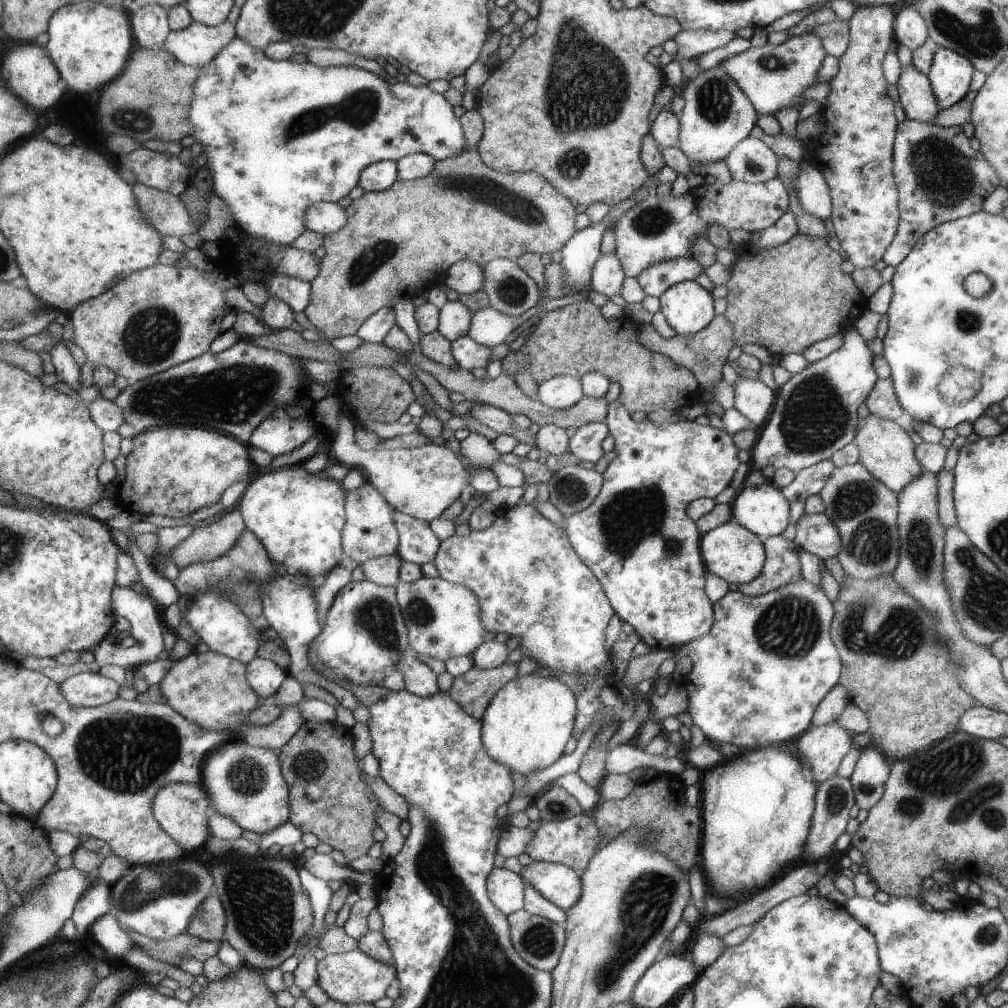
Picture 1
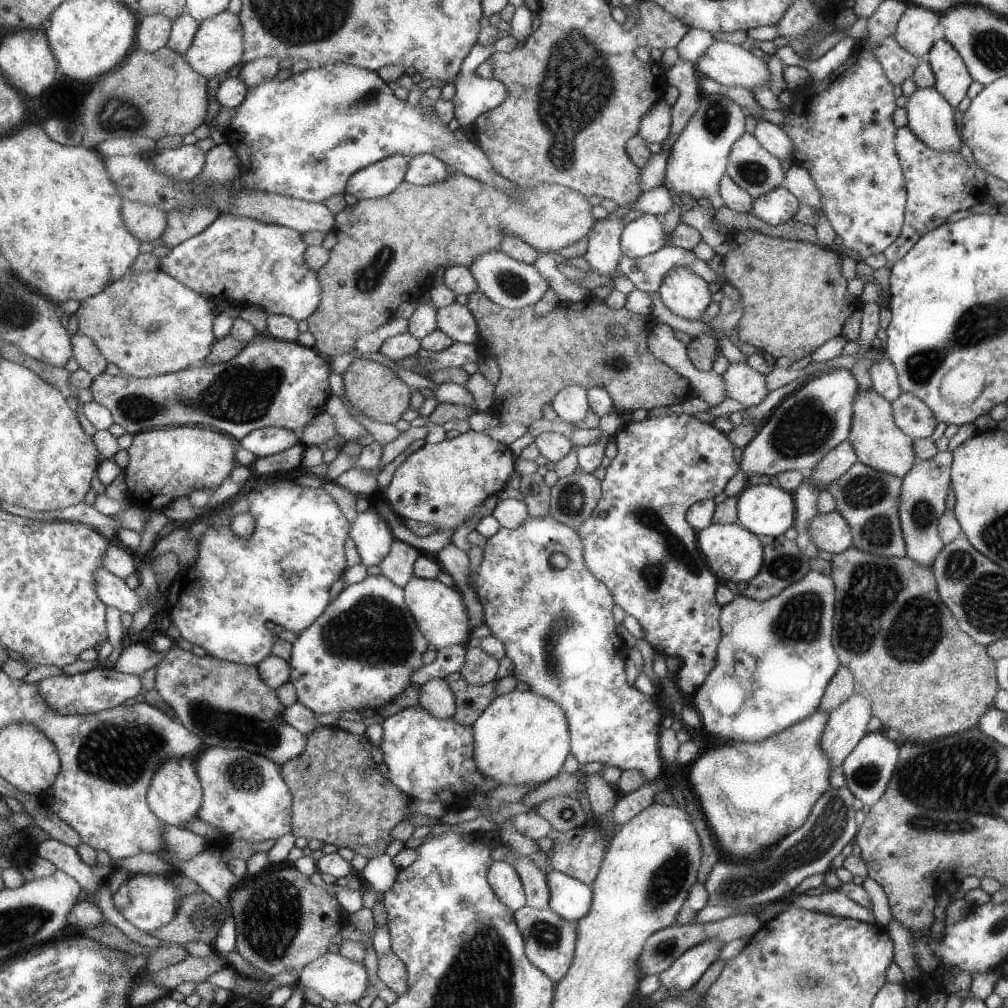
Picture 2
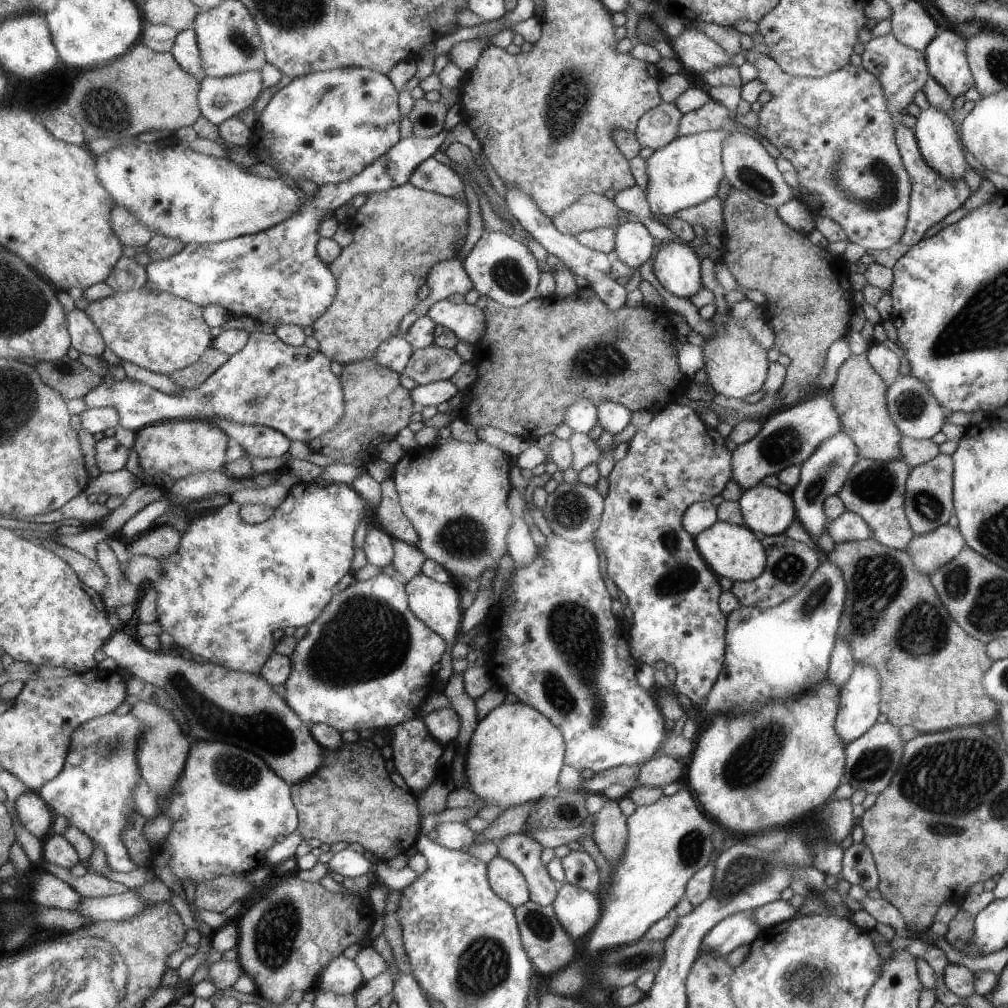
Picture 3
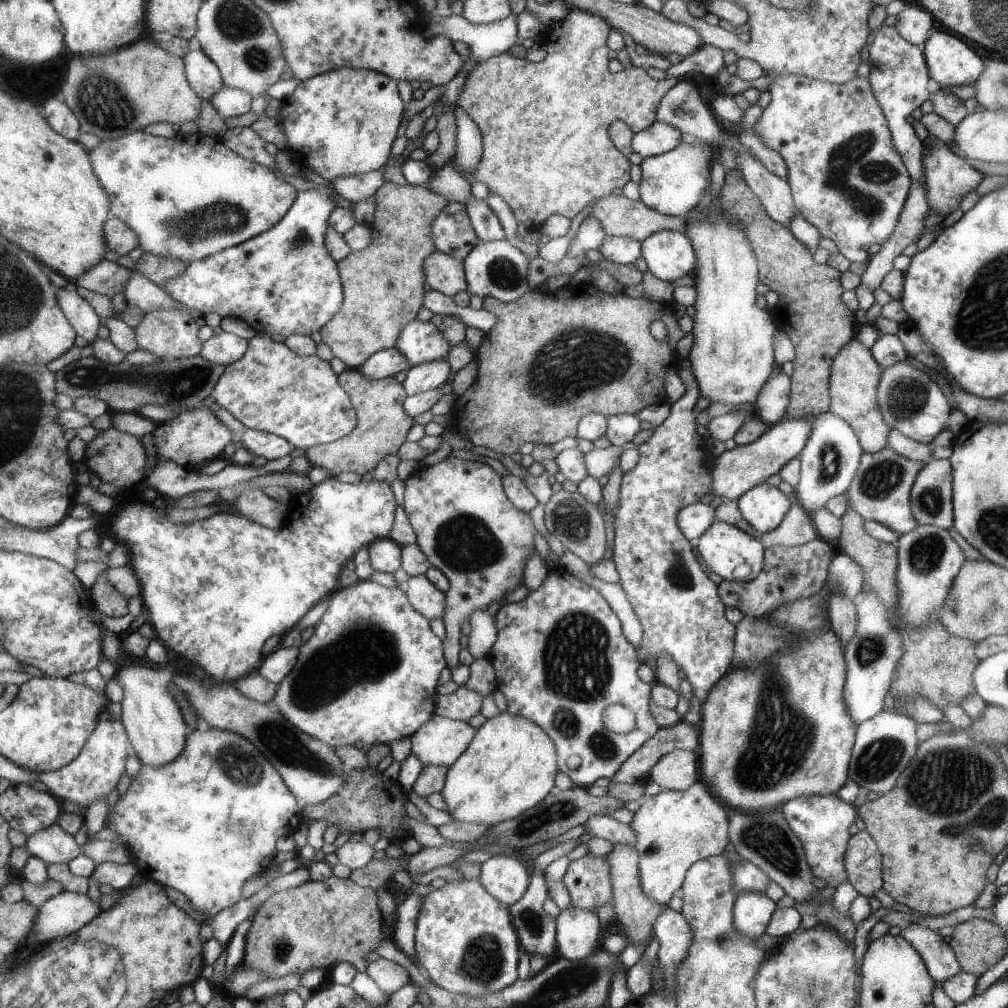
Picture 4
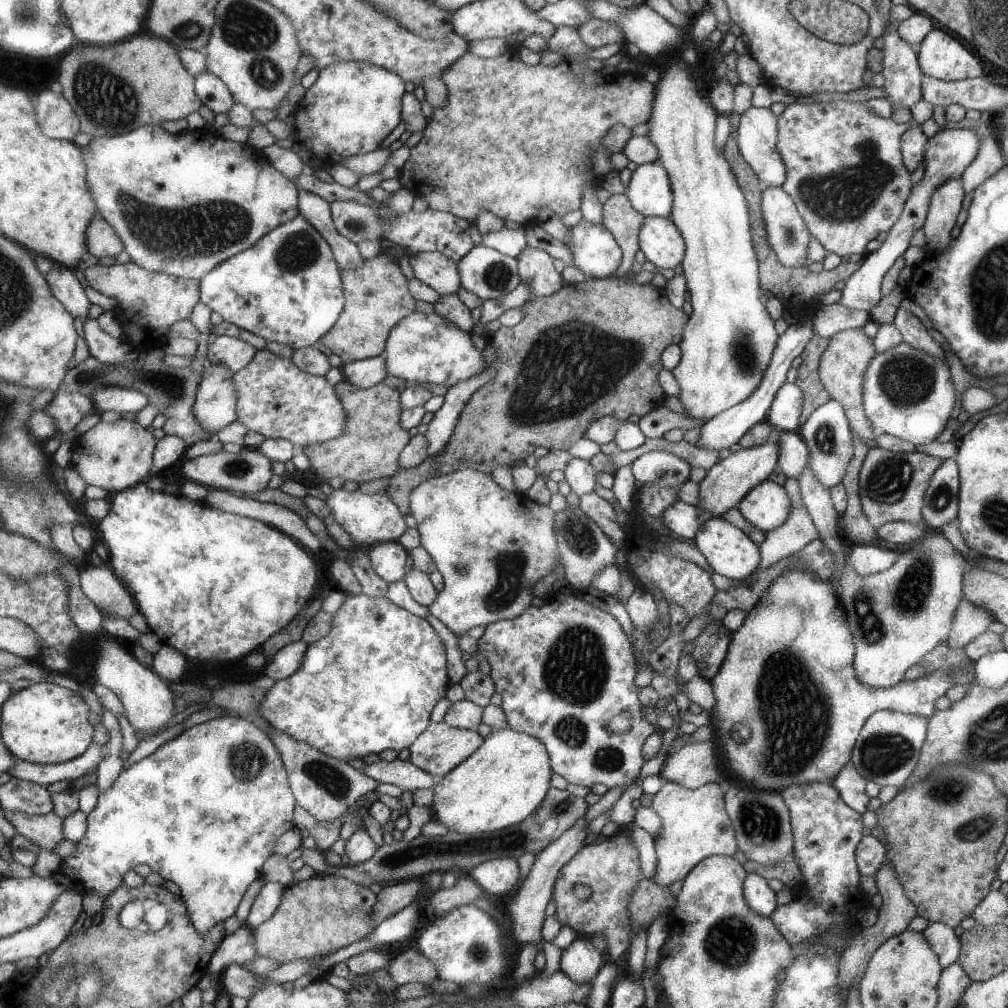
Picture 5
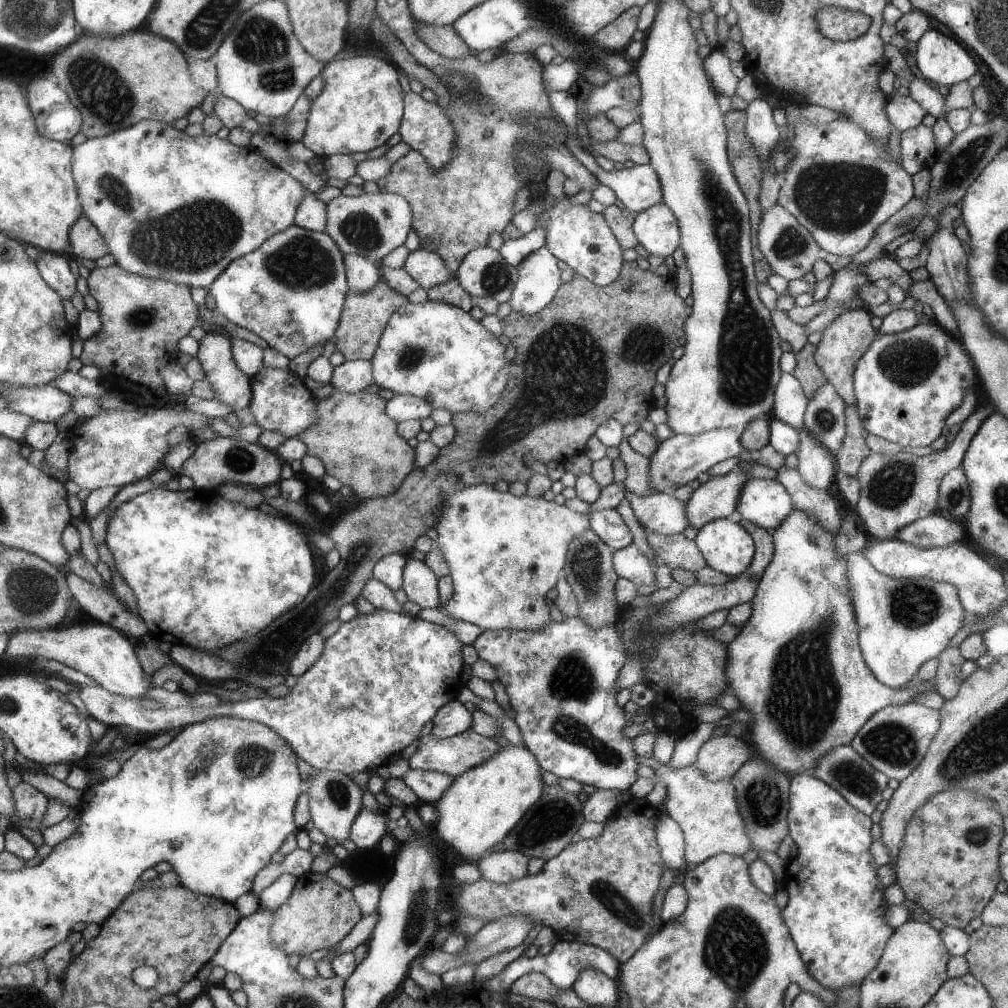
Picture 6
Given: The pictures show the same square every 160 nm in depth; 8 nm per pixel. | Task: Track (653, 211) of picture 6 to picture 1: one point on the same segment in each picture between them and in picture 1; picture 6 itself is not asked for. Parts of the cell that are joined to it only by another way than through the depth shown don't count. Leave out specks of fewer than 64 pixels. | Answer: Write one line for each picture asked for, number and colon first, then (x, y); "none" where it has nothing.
1: (687, 307)
2: (684, 293)
3: (676, 268)
4: (668, 254)
5: (660, 240)

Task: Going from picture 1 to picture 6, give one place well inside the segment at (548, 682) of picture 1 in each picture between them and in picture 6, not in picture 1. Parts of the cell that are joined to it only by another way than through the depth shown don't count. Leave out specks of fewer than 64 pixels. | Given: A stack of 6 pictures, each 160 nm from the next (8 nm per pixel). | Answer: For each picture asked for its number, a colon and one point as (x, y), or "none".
2: (523, 737)
3: (516, 754)
4: (511, 766)
5: (505, 781)
6: (482, 806)

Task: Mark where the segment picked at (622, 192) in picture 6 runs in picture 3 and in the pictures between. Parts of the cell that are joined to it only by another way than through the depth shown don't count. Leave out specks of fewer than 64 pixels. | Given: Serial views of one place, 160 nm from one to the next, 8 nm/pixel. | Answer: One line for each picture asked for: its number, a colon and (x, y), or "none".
3: (684, 173)
4: (671, 183)
5: (648, 189)

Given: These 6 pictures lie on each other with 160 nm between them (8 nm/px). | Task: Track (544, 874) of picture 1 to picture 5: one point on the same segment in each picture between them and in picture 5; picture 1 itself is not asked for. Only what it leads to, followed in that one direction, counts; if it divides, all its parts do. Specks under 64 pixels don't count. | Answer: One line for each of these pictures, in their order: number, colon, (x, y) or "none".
2: (572, 899)
3: (578, 910)
4: (578, 929)
5: (580, 961)

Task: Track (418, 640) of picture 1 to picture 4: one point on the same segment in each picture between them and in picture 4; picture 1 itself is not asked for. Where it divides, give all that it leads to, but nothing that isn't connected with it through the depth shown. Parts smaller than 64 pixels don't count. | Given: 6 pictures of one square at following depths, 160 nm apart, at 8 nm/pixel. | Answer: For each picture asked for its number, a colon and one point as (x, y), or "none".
2: (440, 611)
3: (438, 605)
4: (425, 596)

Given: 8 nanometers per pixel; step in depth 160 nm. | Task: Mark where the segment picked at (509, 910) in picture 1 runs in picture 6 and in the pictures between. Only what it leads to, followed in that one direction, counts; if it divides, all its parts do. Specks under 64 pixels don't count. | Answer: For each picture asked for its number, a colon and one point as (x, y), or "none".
2: (506, 881)
3: (506, 879)
4: (507, 879)
5: (498, 876)
6: (507, 866)

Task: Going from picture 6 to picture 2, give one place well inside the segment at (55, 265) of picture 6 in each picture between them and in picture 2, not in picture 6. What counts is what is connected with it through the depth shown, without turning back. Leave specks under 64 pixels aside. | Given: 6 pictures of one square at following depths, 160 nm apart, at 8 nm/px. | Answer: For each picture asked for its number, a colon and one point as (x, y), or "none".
2: (88, 355)
3: (86, 339)
4: (84, 317)
5: (62, 279)

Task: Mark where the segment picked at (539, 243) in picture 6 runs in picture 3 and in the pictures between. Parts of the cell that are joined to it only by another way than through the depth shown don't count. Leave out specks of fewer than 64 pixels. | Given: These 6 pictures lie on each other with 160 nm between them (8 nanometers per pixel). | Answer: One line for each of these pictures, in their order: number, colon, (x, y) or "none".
3: (432, 175)
4: (489, 228)
5: (510, 239)

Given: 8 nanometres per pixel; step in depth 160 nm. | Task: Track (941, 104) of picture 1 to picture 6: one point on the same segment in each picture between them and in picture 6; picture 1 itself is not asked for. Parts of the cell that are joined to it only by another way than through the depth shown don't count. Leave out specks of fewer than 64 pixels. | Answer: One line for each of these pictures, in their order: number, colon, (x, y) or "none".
2: (951, 78)
3: (946, 61)
4: (950, 62)
5: (940, 56)
6: (941, 60)

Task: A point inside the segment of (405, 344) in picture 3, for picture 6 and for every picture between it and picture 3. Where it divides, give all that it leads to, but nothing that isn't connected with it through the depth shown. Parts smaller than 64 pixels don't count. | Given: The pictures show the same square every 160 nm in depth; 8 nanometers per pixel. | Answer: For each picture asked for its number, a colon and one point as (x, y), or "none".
4: (386, 363)
5: (365, 373)
6: (351, 377)

